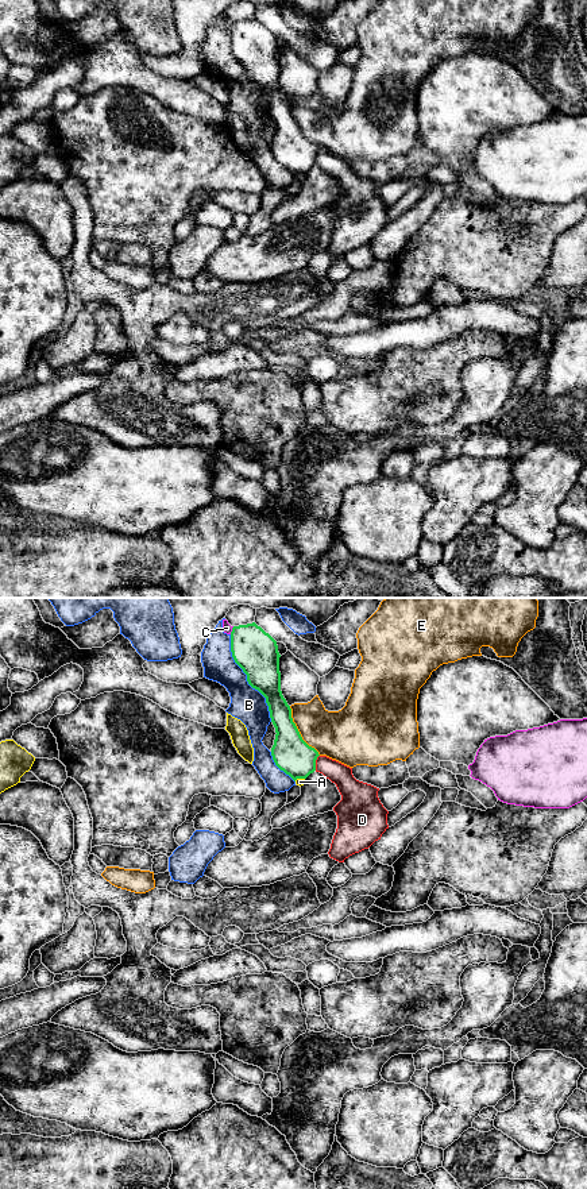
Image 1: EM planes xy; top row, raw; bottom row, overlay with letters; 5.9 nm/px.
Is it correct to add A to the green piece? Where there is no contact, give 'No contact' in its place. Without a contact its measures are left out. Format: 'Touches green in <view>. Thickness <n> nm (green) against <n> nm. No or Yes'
Touches green in xy. Thickness 220 nm (green) against 50 nm. No

